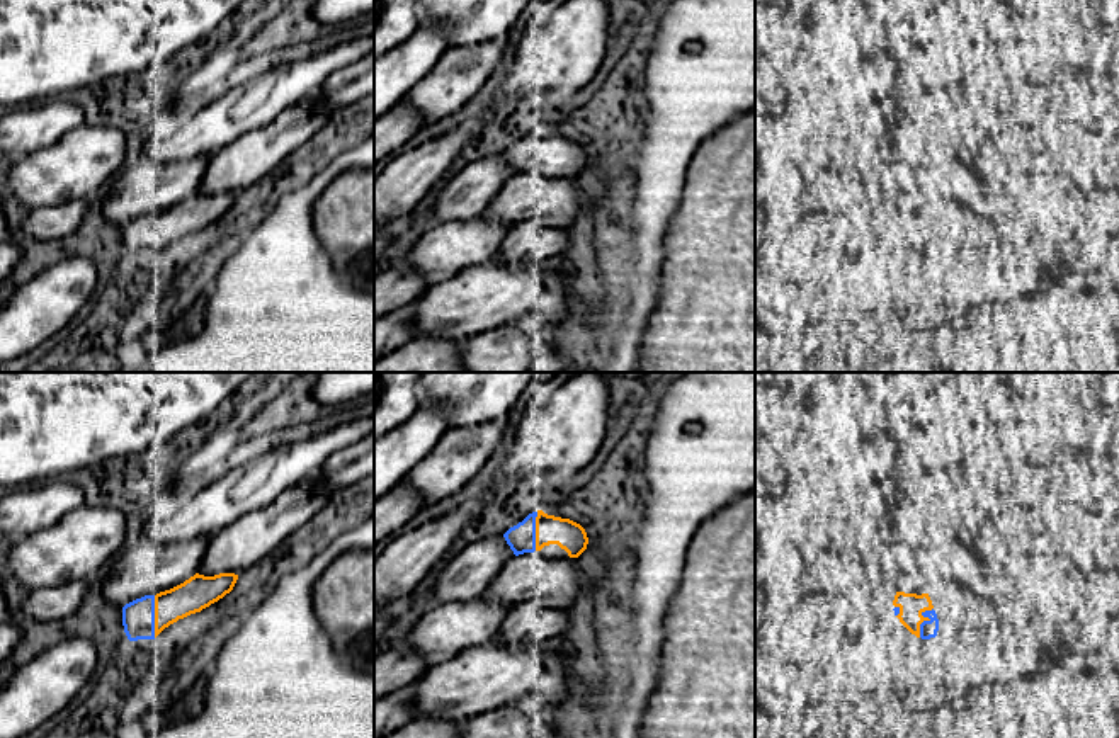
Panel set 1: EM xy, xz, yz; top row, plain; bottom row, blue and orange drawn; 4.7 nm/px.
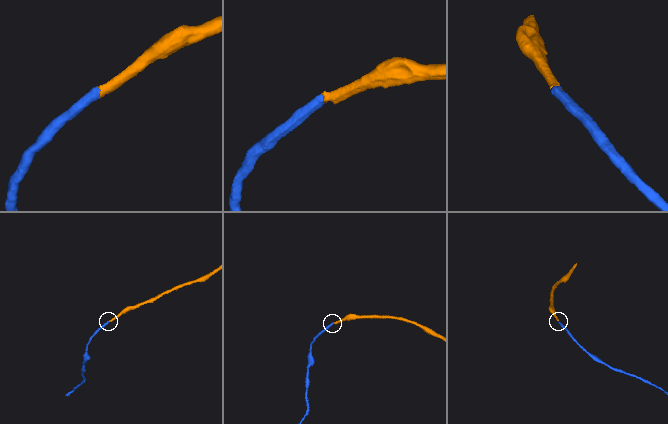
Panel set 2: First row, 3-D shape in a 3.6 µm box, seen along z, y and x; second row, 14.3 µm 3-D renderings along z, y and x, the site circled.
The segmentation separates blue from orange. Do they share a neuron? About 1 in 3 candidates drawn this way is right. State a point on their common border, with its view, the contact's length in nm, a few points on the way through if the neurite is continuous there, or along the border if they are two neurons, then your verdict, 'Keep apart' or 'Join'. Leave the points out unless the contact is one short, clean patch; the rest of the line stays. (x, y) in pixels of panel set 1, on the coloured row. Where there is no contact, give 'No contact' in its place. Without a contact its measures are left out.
Touches blue at yz (924, 621). Shared border 160 nm. Path across: yz (929, 630), (924, 621), (912, 606). Join

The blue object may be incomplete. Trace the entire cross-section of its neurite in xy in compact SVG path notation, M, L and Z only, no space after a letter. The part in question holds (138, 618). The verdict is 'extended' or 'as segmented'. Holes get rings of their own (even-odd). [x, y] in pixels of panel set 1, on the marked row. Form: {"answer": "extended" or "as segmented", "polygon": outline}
{"answer": "extended", "polygon": "M196 573L184 583L145 595L122 607L122 626L129 641L155 639L165 627L201 612L230 593L238 580L235 573L204 576Z"}

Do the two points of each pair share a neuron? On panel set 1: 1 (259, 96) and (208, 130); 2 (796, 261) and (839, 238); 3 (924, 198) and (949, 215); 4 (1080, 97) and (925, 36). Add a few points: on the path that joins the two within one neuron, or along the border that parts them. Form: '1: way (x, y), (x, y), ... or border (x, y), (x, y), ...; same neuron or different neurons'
1: way (252, 109), (233, 126), (221, 126); same neuron
2: way (806, 259), (815, 259), (830, 249); same neuron
3: border (937, 198), (929, 213); different neurons
4: border (1073, 82), (1068, 87); different neurons

